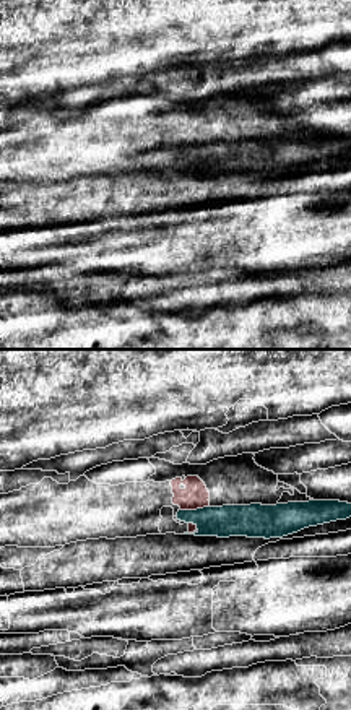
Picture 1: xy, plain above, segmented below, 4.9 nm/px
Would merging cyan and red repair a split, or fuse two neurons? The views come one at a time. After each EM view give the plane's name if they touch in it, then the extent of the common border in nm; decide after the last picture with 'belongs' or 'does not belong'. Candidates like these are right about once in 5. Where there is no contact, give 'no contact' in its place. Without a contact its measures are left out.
xy | 140 nm

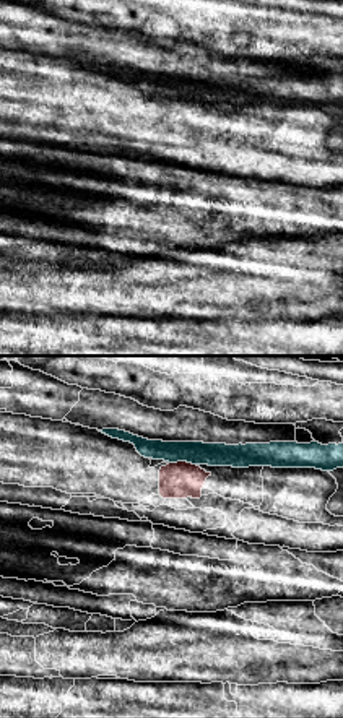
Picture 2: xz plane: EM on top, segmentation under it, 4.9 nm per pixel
xz | 140 nm

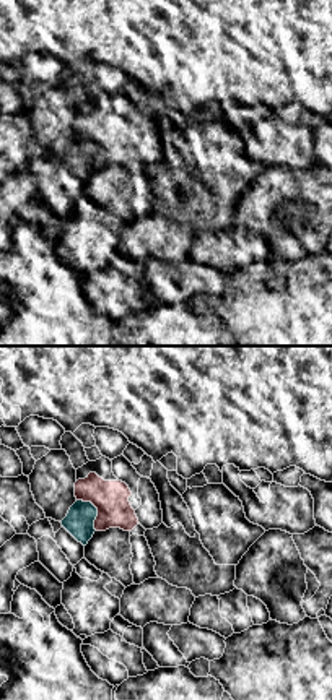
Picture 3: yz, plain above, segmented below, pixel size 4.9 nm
yz | 190 nm

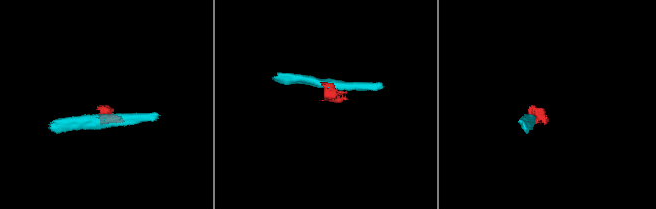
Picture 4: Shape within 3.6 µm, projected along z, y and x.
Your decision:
does not belong

